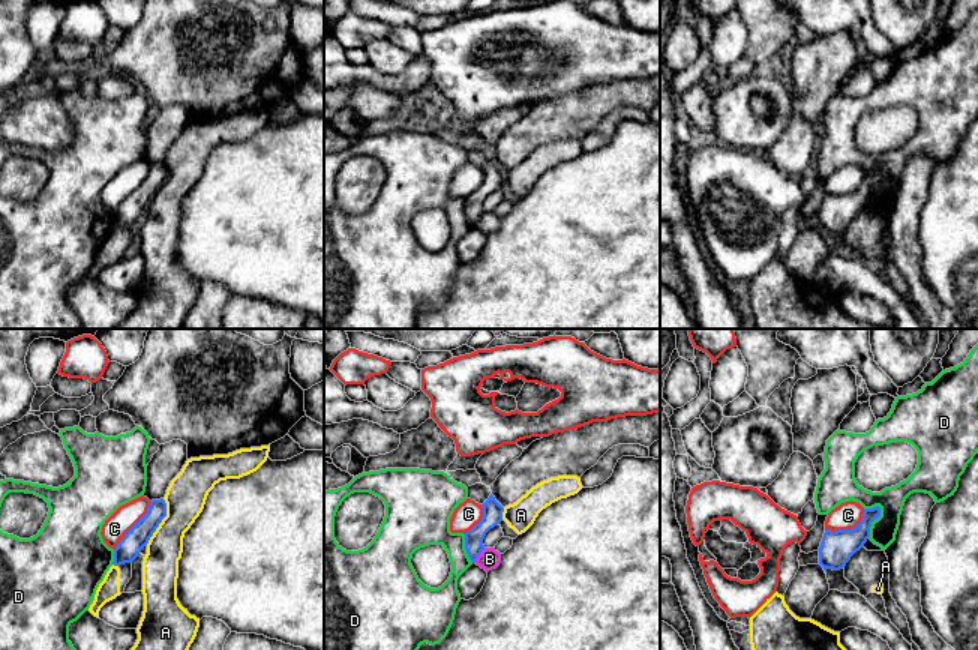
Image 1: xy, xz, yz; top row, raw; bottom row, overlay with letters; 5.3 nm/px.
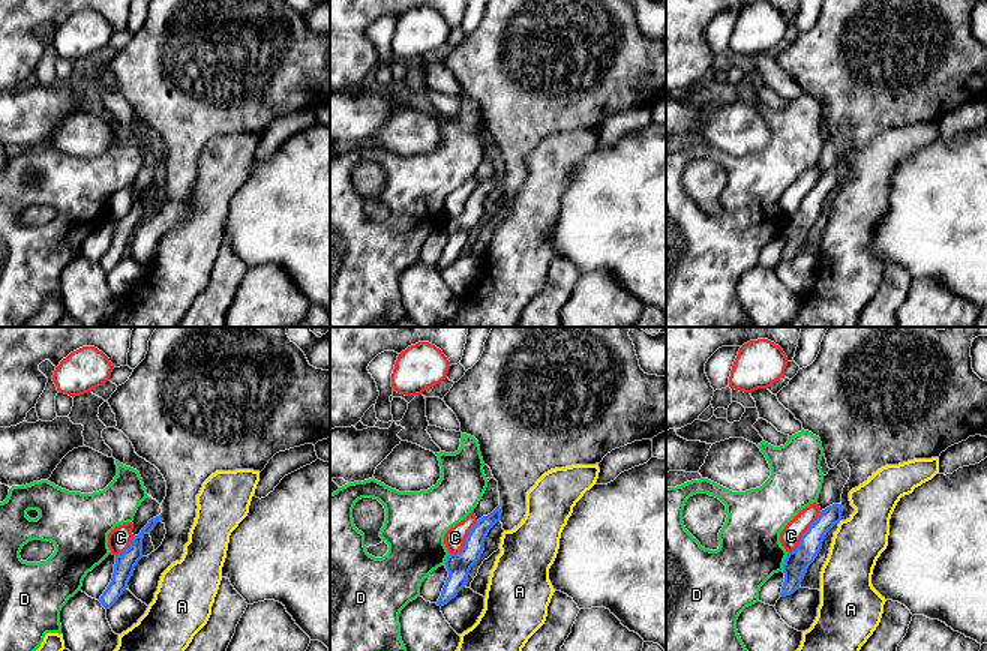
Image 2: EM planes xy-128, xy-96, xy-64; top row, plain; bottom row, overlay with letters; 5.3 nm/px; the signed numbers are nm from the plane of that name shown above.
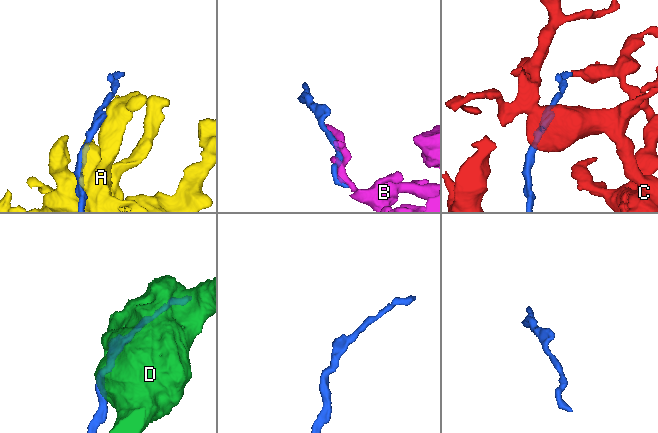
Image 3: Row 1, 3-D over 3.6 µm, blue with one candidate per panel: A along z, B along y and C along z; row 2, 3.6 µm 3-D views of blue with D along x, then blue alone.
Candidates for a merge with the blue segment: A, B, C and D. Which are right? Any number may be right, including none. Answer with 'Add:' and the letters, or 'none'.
Add: C

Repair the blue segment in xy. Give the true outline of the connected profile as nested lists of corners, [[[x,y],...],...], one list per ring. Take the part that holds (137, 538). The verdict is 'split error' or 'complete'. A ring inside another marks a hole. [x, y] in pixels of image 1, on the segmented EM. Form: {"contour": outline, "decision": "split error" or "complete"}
{"contour": [[[141,495],[120,506],[102,525],[104,542],[114,549],[114,566],[132,563],[166,516],[166,503]]], "decision": "split error"}

